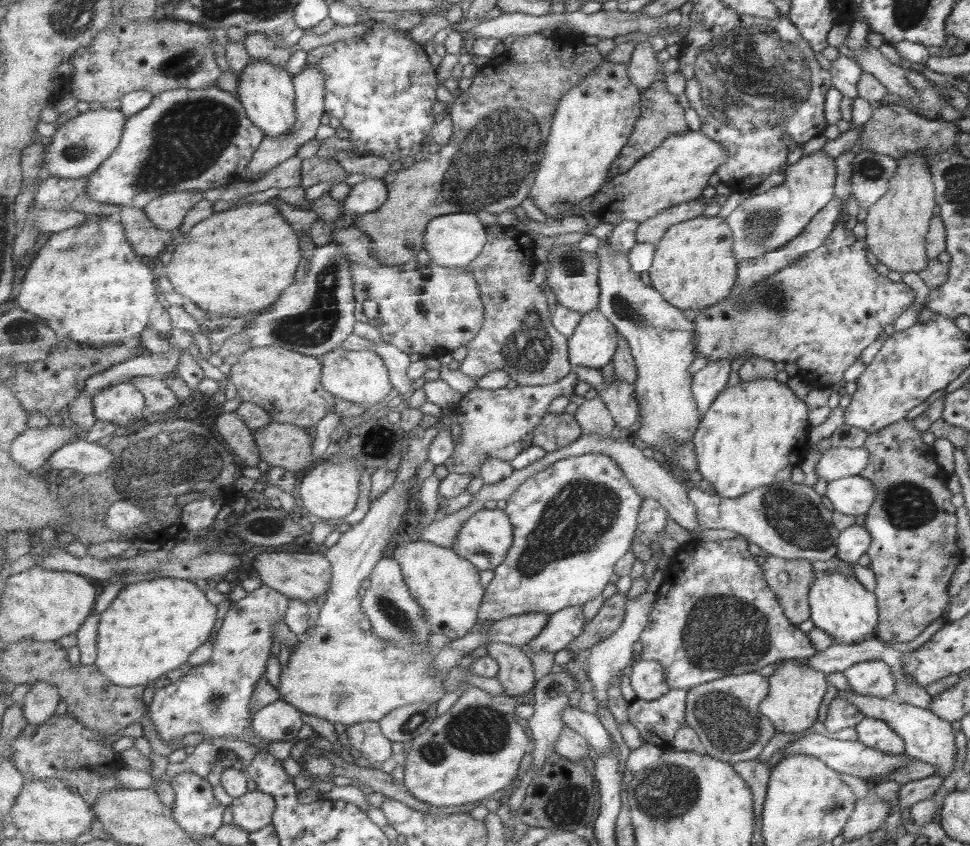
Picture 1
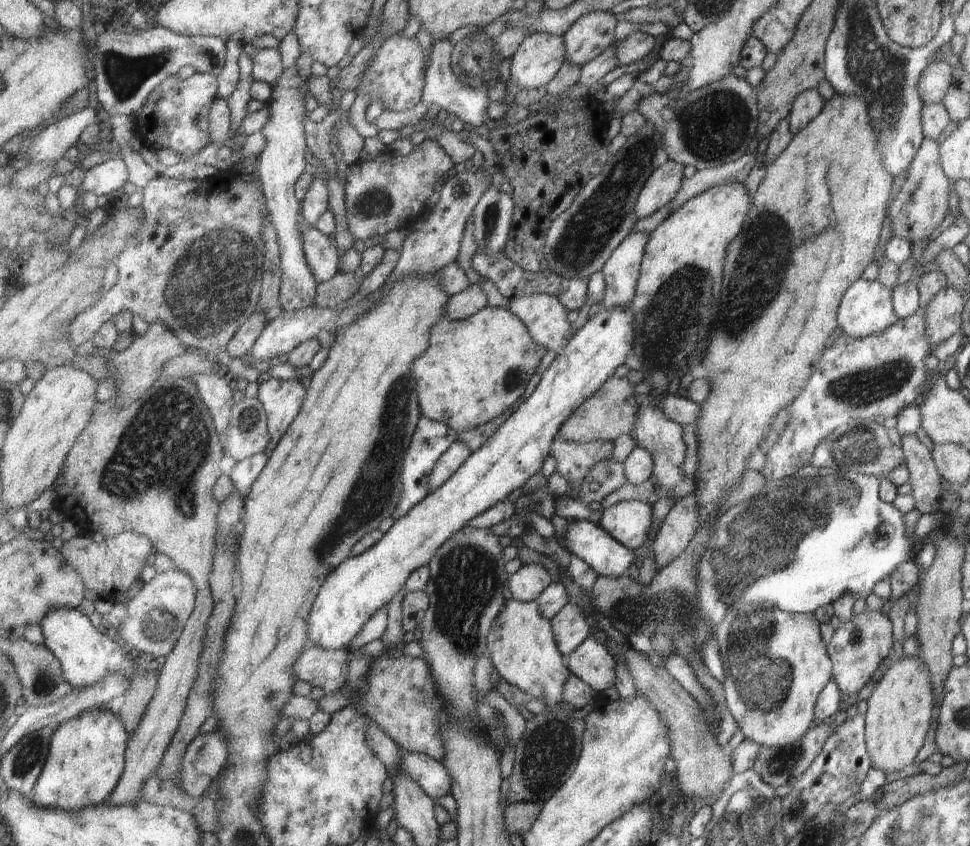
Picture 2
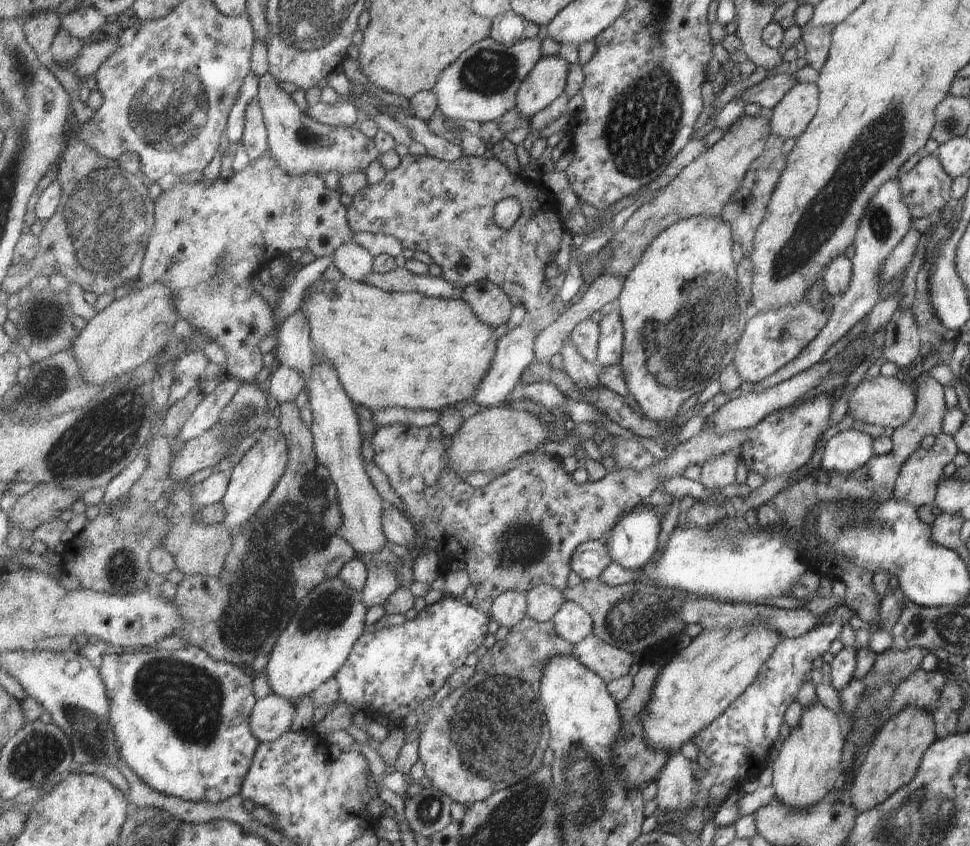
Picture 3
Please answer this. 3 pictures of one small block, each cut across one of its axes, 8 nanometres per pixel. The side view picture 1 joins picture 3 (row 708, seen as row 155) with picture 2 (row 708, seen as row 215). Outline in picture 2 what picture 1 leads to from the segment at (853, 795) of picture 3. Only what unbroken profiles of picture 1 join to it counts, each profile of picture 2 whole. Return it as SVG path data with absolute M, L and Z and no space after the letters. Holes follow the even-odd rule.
M902 656L897 662L889 664L888 670L876 682L865 701L864 748L870 767L886 774L899 772L905 766L914 764L913 760L923 745L930 726L934 704L928 667L919 657Z

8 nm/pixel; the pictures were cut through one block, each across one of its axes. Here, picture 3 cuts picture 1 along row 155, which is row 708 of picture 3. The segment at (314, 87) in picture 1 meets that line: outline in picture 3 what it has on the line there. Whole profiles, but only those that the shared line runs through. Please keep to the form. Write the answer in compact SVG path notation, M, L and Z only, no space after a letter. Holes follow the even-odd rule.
M269 695L258 700L251 712L250 726L255 738L261 743L275 742L291 731L297 708L285 698Z

